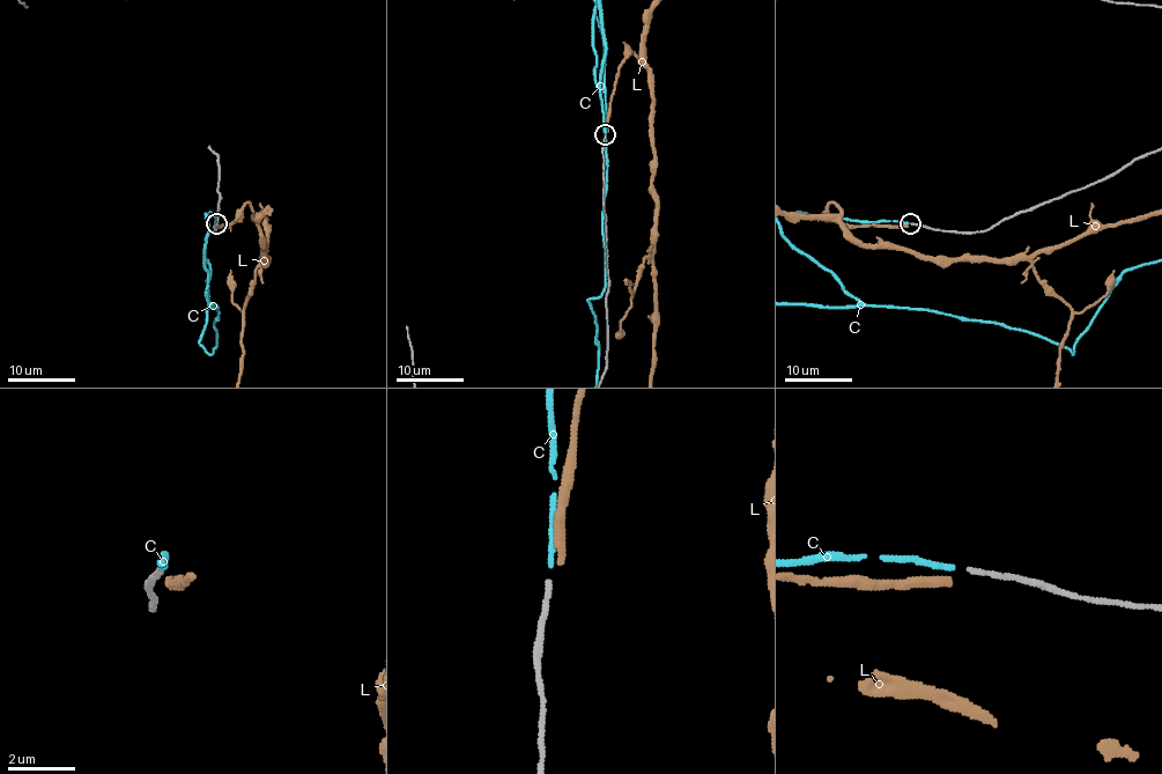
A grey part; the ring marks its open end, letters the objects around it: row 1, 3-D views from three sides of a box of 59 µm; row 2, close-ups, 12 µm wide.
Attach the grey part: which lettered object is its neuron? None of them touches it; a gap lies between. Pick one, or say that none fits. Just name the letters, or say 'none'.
C

